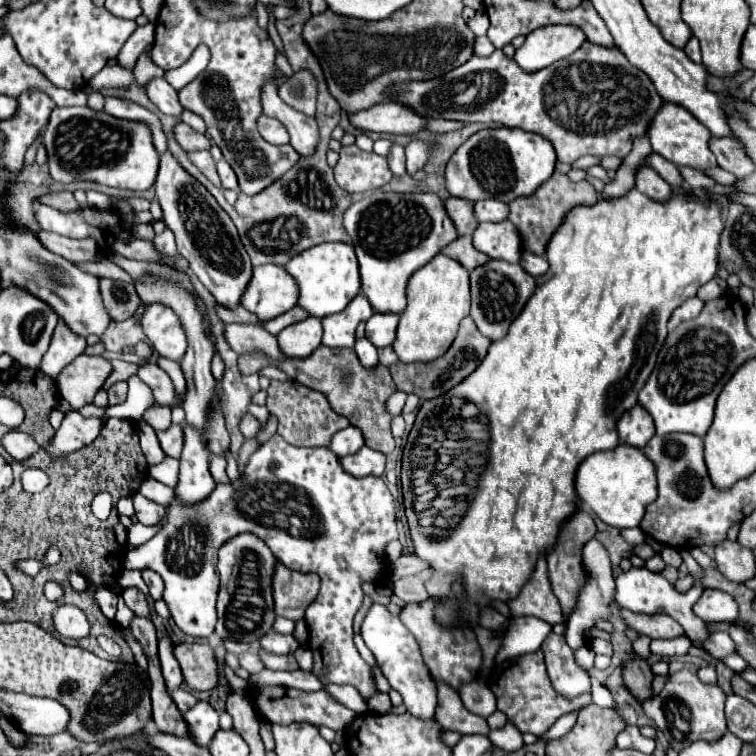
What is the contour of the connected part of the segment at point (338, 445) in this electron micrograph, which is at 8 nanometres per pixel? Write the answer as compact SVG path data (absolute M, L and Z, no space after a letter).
M345 427L341 431L337 431L333 435L333 441L329 445L329 449L333 449L333 453L337 457L345 457L351 453L357 453L363 447L363 435L357 427Z

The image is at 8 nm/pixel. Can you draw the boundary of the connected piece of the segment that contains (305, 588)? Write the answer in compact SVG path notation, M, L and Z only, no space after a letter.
M277 563L273 577L275 613L287 619L303 619L305 609L315 601L319 577L315 573L297 573Z

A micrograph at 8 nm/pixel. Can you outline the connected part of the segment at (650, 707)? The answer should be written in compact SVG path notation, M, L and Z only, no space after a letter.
M681 669L669 673L669 681L665 683L665 689L661 689L661 693L657 693L653 699L645 701L643 711L663 731L669 745L681 751L685 745L691 745L691 741L699 741L699 739L715 741L727 731L723 703L725 703L725 693L721 691L721 687L699 681L697 671L693 669Z

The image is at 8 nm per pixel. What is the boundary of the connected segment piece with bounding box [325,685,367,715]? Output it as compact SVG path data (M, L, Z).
M327 685L325 689L329 691L329 695L333 695L333 699L343 703L357 715L367 711L367 699L361 697L361 693L357 693L357 689L353 685Z

